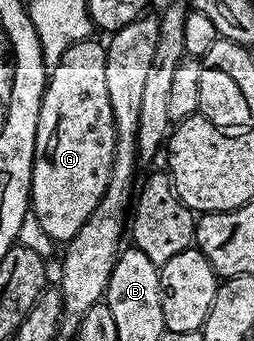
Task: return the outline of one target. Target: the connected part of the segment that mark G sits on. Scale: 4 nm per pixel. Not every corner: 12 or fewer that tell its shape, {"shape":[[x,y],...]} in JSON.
{"shape":[[77,41],[40,104],[30,213],[67,243],[98,208],[116,124],[106,49]]}

